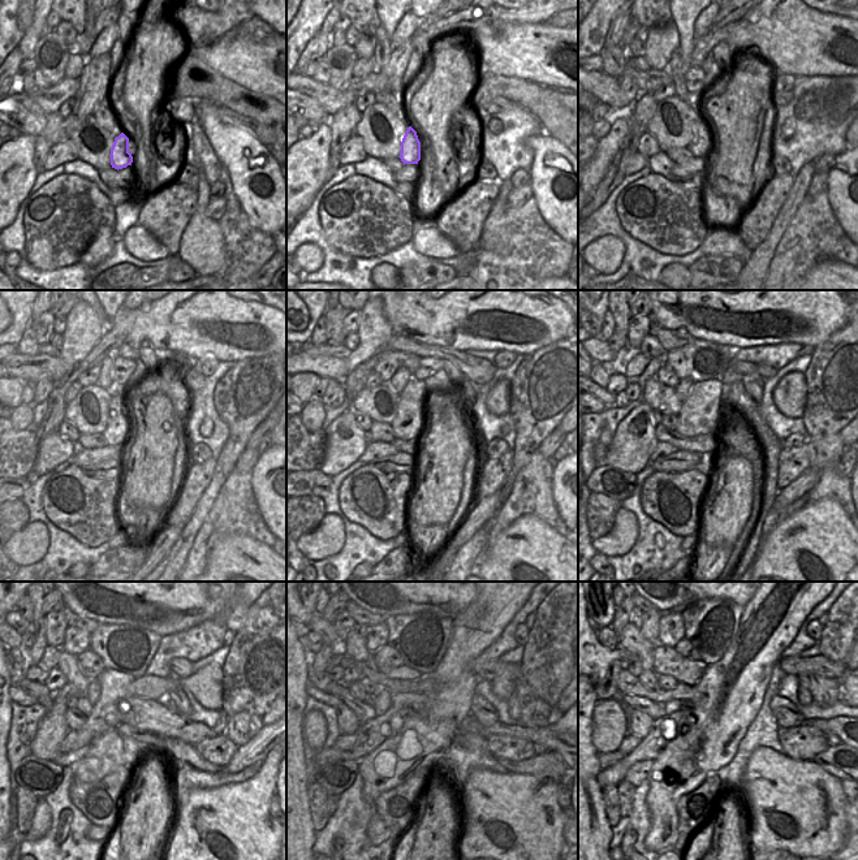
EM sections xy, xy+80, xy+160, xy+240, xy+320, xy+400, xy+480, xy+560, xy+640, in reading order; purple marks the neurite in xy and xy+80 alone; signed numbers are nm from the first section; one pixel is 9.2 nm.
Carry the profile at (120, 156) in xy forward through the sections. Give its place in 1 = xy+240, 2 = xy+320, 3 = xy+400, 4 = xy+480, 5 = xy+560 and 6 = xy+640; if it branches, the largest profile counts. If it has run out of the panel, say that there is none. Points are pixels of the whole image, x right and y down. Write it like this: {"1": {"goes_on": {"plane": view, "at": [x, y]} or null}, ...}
{"1": {"goes_on": {"plane": "xy+240", "at": [117, 431]}}, "2": {"goes_on": {"plane": "xy+320", "at": [410, 415]}}, "3": {"goes_on": {"plane": "xy+400", "at": [699, 415]}}, "4": {"goes_on": {"plane": "xy+480", "at": [111, 709]}}, "5": {"goes_on": {"plane": "xy+560", "at": [370, 735]}}, "6": {"goes_on": {"plane": "xy+640", "at": [665, 729]}}}

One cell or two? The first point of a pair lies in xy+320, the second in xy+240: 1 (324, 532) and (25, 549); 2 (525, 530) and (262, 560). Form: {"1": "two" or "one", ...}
{"1": "one", "2": "one"}

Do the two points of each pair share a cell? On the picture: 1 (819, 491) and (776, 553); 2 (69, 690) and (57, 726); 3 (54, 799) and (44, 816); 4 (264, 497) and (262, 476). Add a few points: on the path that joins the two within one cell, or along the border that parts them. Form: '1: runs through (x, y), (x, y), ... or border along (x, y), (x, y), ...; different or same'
1: border along (807, 502), (836, 500), (841, 506); different
2: runs through (60, 699), (57, 717); same
3: border along (42, 798), (51, 812), (51, 825), (43, 837); different
4: runs through (264, 492), (264, 482); same

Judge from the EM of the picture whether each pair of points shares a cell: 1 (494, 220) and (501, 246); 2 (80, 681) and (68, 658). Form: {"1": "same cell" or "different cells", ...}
{"1": "same cell", "2": "same cell"}

